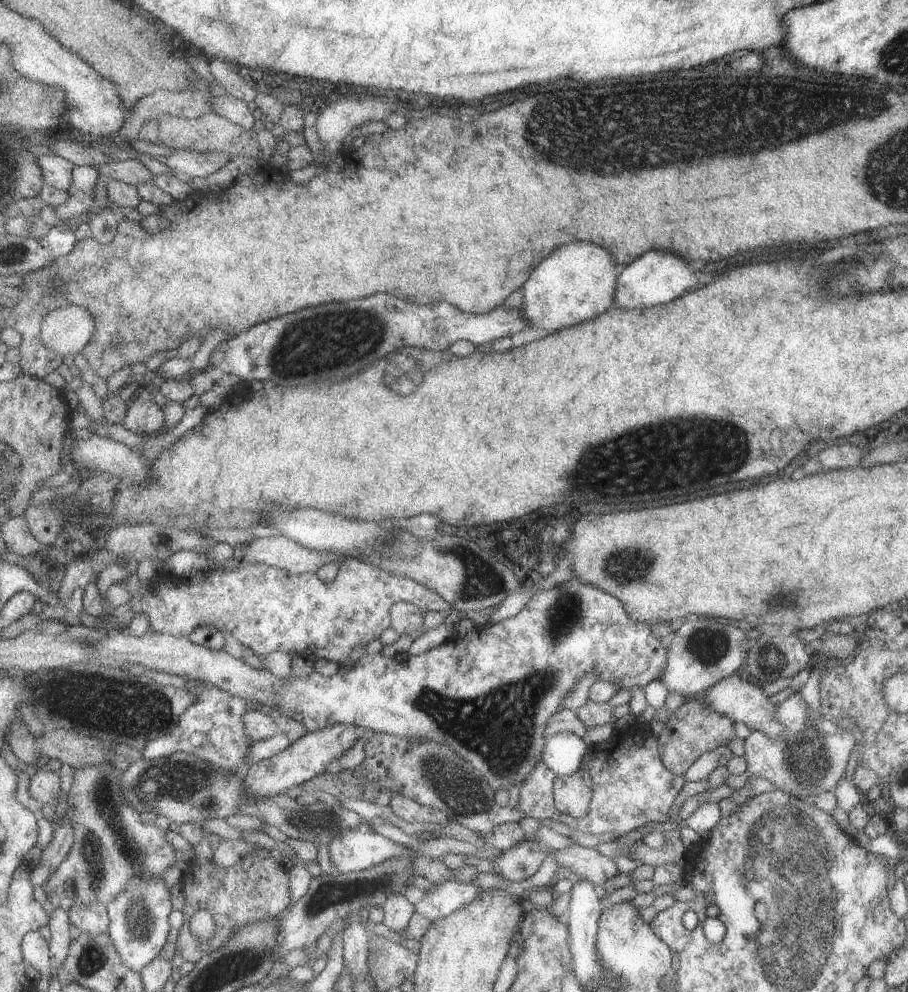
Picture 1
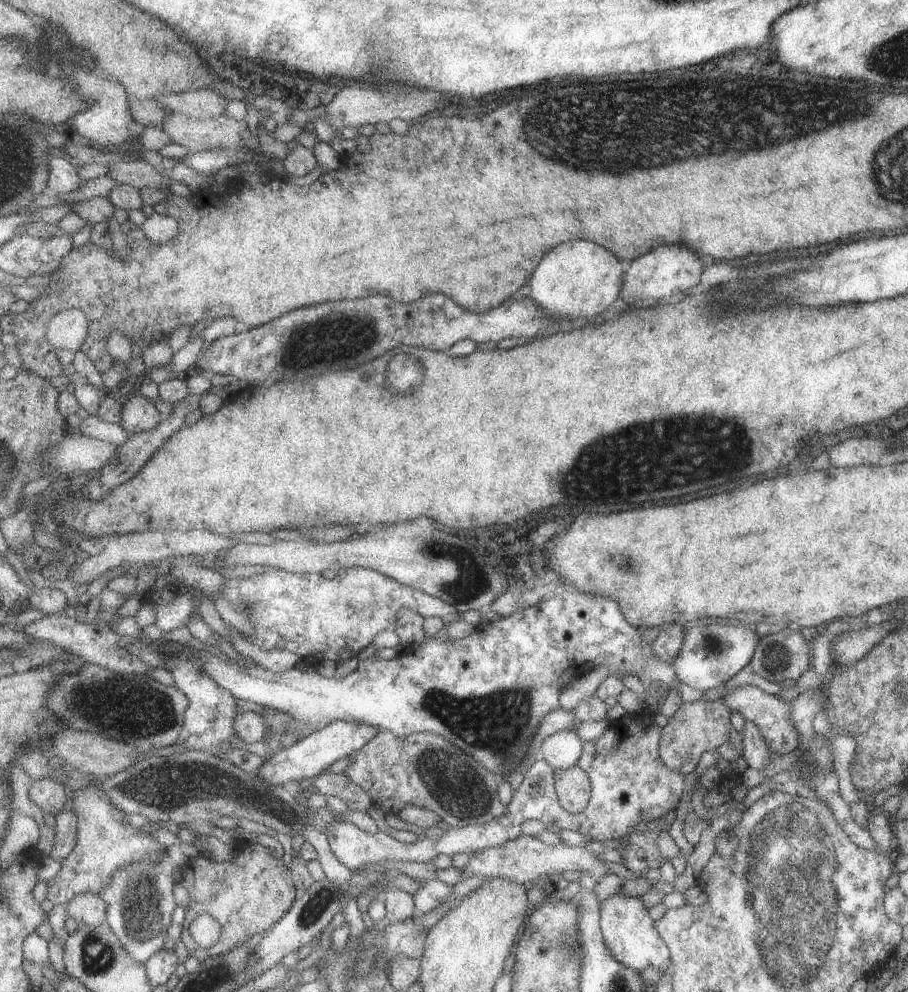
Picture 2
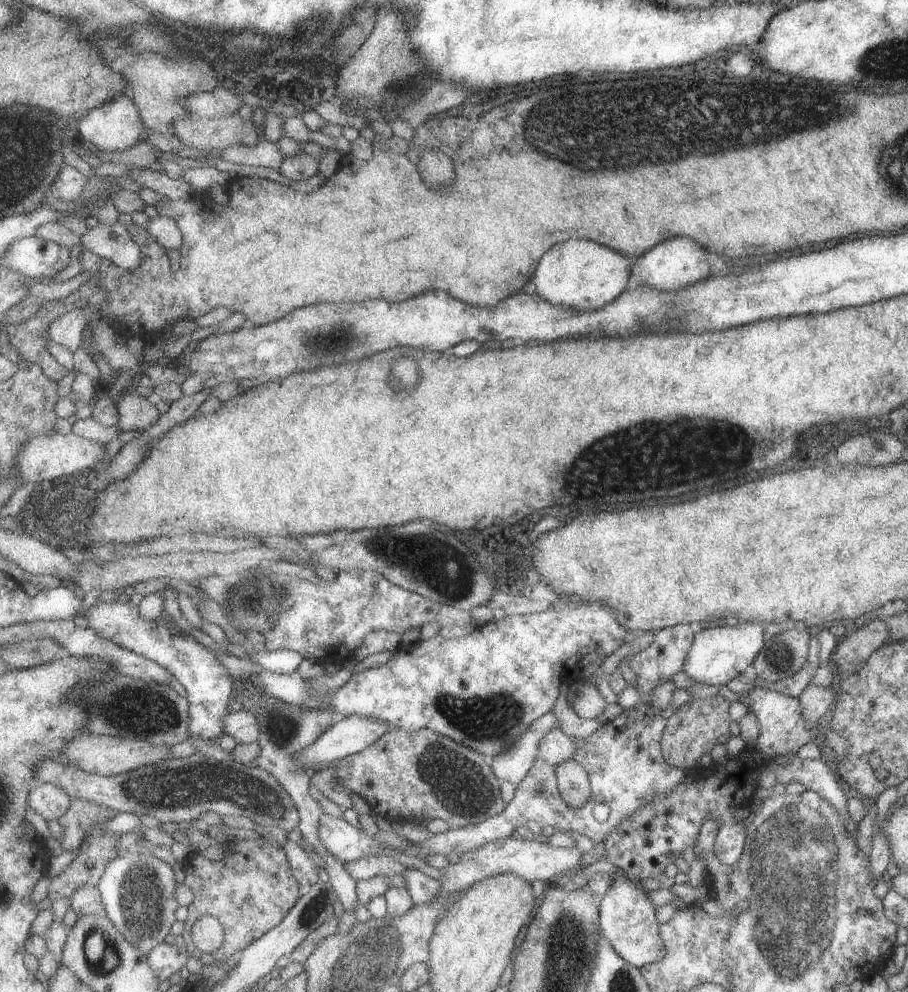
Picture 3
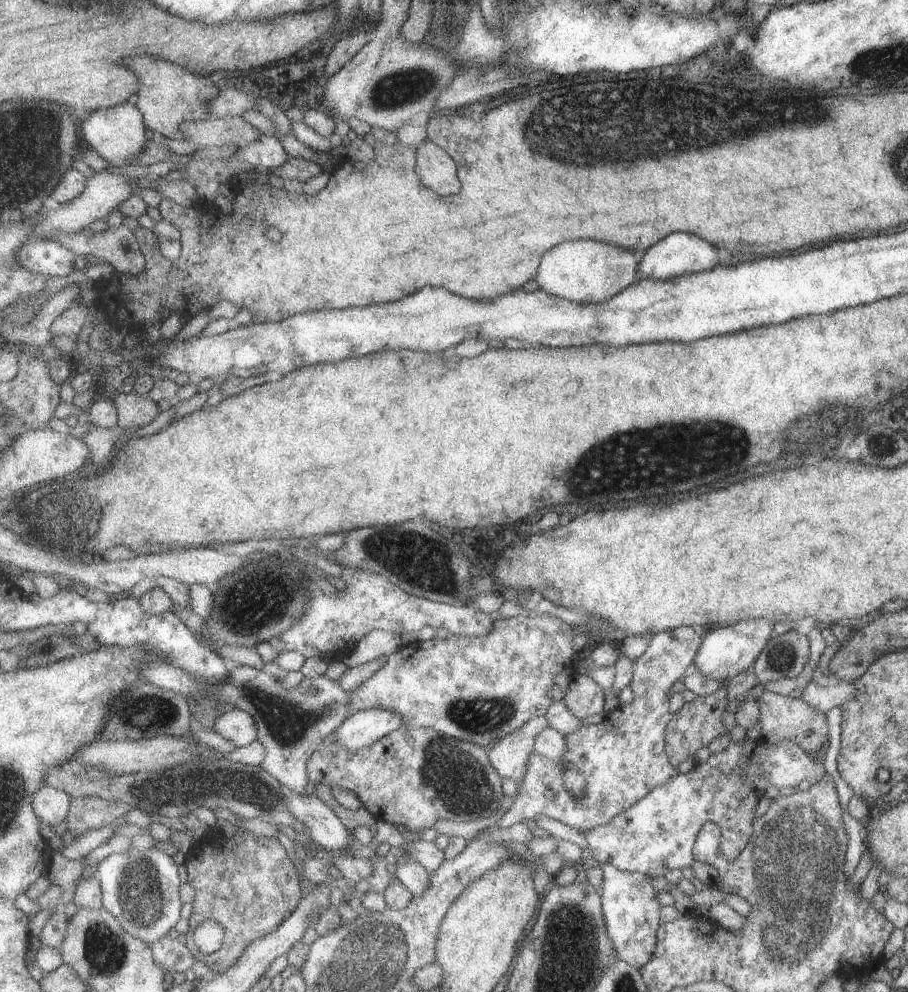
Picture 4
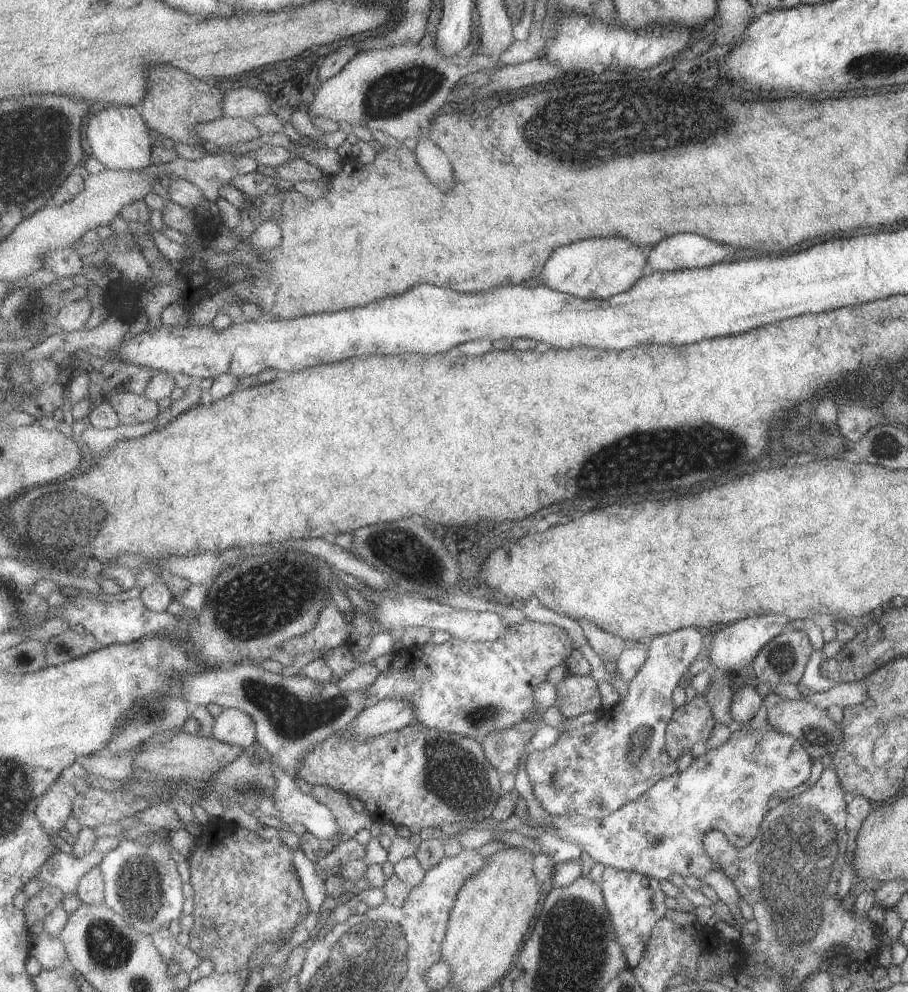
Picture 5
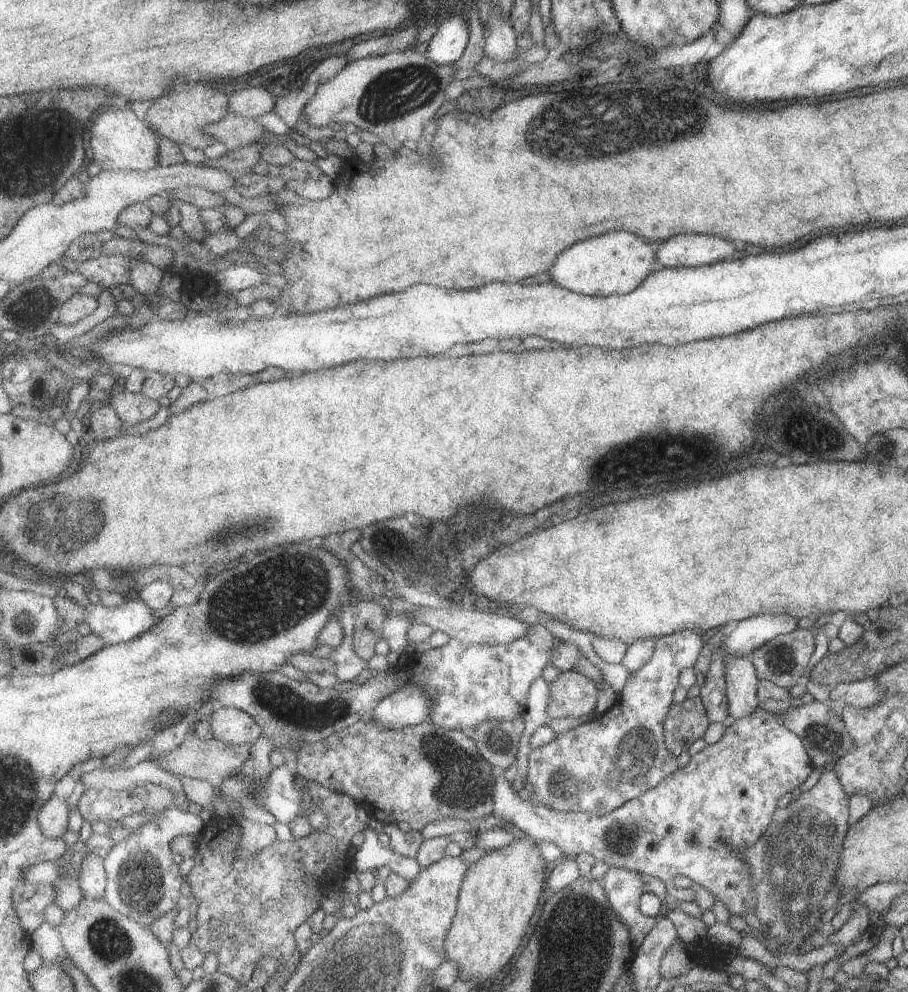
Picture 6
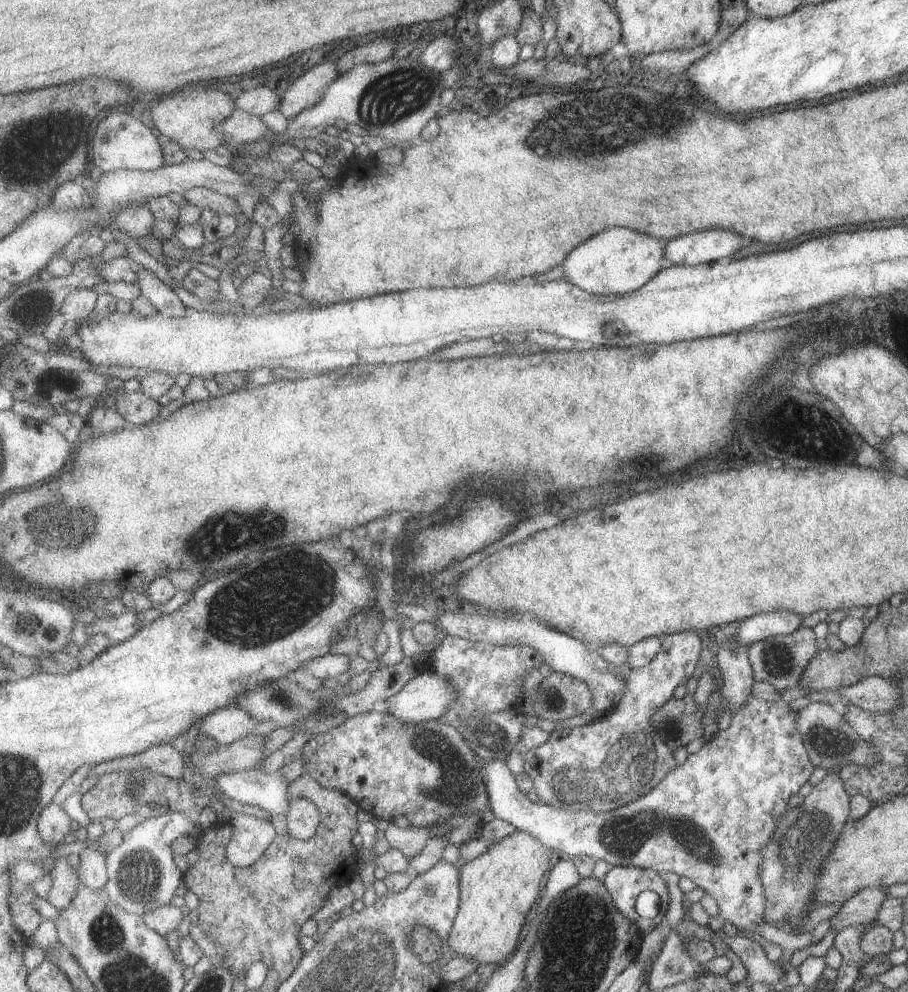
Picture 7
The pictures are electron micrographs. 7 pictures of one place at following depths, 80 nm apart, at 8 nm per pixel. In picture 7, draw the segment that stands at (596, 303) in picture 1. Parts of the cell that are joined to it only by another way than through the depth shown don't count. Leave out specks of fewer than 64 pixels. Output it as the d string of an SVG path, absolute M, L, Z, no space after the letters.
M609 228L570 252L562 264L564 277L596 295L622 295L642 287L661 270L664 250L657 238L627 228Z

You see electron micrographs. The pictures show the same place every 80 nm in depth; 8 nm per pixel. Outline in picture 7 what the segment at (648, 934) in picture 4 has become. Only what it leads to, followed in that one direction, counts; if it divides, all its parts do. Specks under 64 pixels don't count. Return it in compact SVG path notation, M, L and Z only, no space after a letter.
M615 865L605 873L601 881L606 885L607 892L610 892L619 912L635 924L643 936L651 932L661 922L665 922L663 908L657 912L655 918L644 919L637 915L633 907L635 898L643 890L661 892L663 896L667 896L667 887L655 871L634 866Z

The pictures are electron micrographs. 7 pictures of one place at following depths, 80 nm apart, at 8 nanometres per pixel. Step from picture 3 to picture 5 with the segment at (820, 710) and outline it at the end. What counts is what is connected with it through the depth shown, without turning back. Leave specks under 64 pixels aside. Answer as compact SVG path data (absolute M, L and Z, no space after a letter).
M863 680L834 683L828 690L816 694L801 690L801 694L806 695L805 700L822 709L827 709L832 704L840 707L852 707L868 699L866 684Z

